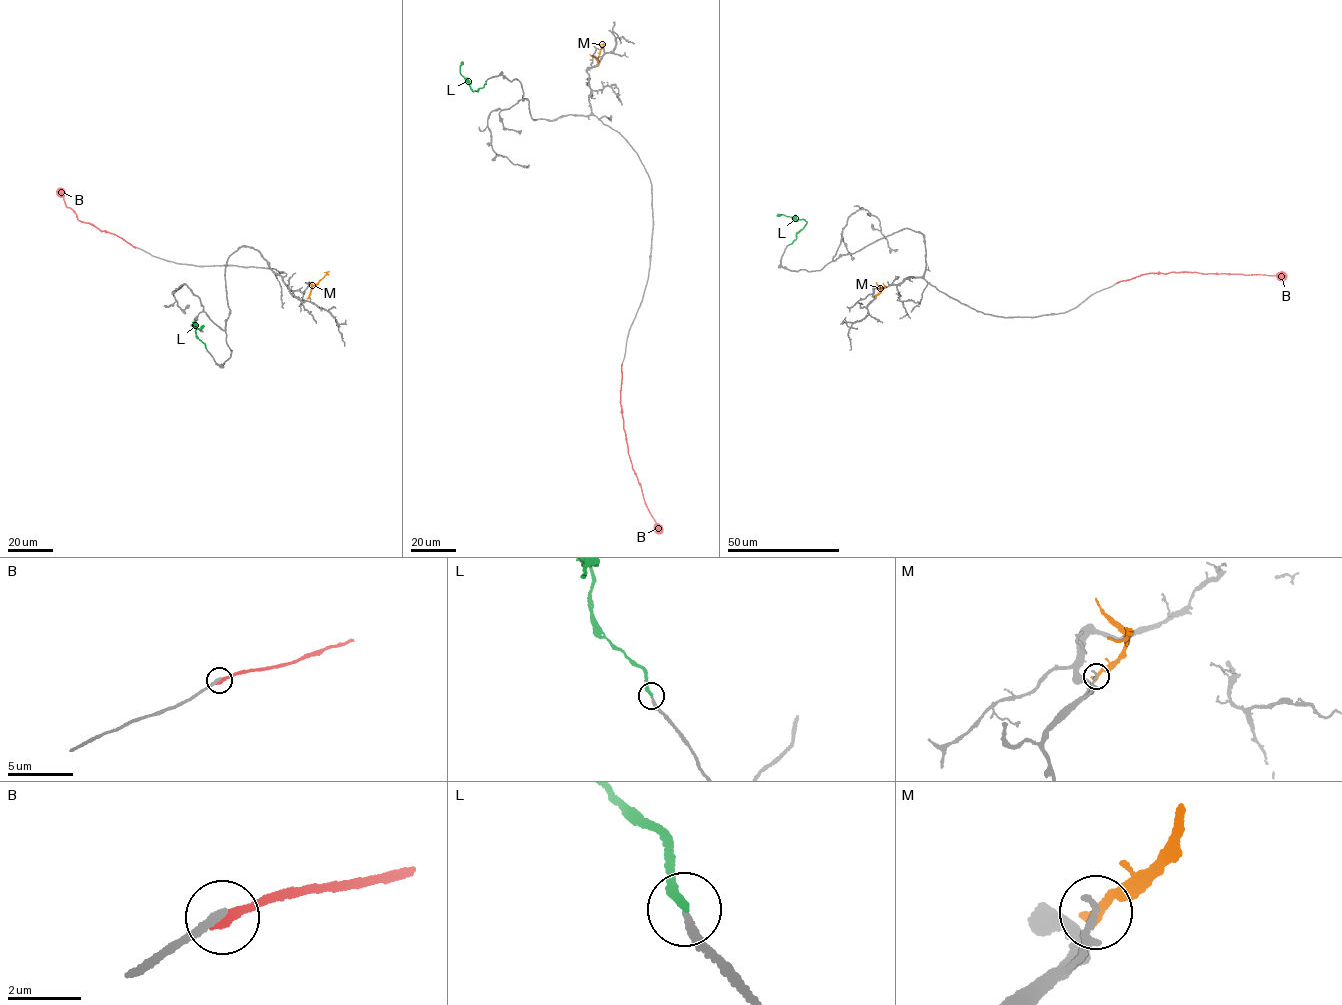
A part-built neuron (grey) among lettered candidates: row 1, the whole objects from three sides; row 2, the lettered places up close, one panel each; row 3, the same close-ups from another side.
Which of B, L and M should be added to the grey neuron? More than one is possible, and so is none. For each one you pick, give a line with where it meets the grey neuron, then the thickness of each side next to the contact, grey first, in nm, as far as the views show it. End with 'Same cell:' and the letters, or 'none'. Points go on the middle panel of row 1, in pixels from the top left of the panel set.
L: contact (485, 82); calibres 200 and 200 nm
Same cell: L

